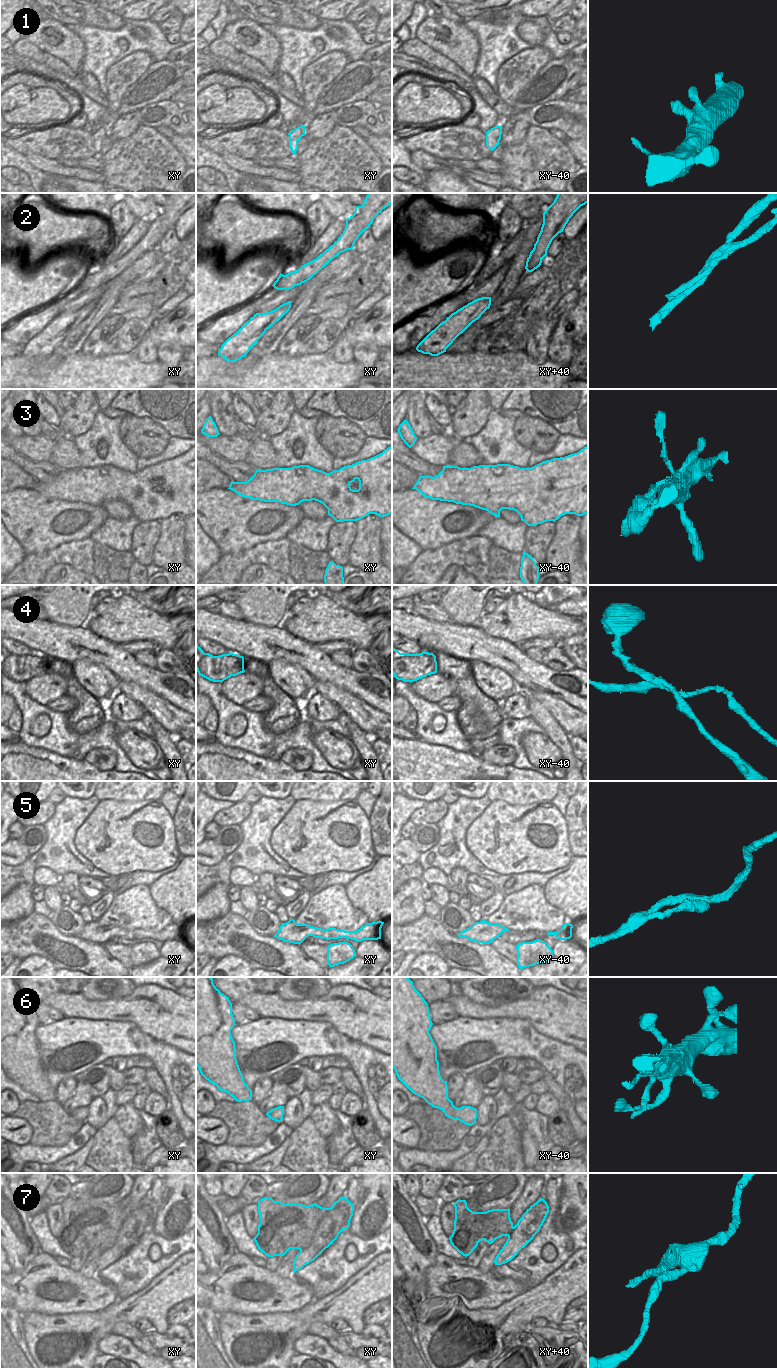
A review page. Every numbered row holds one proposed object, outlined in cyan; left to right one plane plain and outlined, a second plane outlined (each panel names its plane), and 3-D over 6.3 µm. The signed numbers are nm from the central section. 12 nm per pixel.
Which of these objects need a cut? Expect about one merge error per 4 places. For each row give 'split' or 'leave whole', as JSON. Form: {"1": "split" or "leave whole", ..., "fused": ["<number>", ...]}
{"1": "leave whole", "2": "split", "3": "leave whole", "4": "split", "5": "leave whole", "6": "leave whole", "7": "split", "fused": ["2", "4", "7"]}

